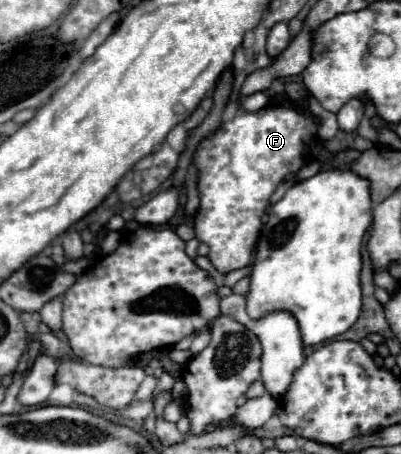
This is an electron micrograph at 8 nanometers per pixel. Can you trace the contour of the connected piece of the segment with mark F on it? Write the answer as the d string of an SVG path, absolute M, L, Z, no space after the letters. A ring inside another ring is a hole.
M264 107L256 113L240 109L236 117L204 139L196 151L200 209L196 213L196 237L210 247L210 261L220 273L230 273L252 261L262 227L262 215L270 195L288 173L304 165L302 149L316 137L316 123L290 107Z

